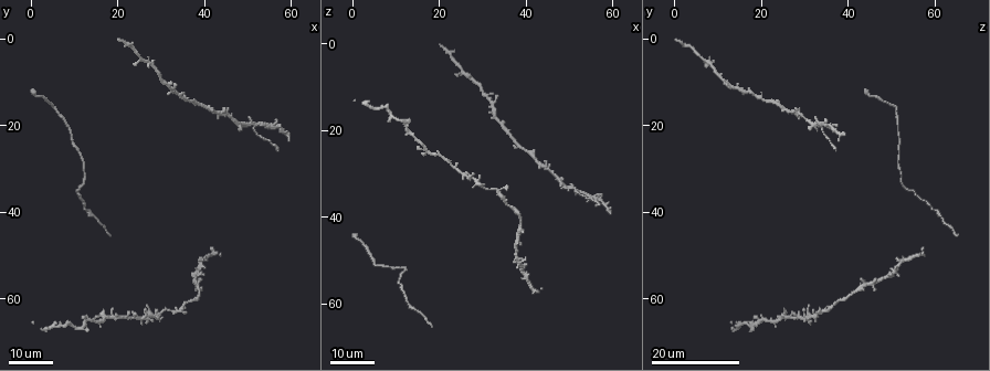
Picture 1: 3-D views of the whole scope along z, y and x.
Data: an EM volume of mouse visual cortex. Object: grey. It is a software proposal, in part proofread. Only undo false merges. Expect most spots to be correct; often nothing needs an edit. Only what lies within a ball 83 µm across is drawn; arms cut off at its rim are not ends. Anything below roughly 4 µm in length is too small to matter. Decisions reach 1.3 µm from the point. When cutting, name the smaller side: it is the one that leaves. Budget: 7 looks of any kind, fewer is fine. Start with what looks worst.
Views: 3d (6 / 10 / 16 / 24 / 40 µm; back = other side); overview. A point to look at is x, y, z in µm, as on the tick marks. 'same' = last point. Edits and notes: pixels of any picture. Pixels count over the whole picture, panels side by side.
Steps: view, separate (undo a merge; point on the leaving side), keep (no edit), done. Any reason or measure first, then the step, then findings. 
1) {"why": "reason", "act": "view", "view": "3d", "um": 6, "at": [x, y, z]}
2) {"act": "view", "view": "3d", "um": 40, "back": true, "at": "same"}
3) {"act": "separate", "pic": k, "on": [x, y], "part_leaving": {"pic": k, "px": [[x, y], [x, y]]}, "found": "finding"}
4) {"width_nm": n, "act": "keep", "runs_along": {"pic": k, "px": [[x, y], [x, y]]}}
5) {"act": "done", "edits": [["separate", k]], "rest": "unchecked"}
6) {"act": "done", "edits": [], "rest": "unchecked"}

{"why": "side arm on a straight run", "act": "view", "view": "3d", "um": 24, "at": [33.0, 62.5, 33.5]}

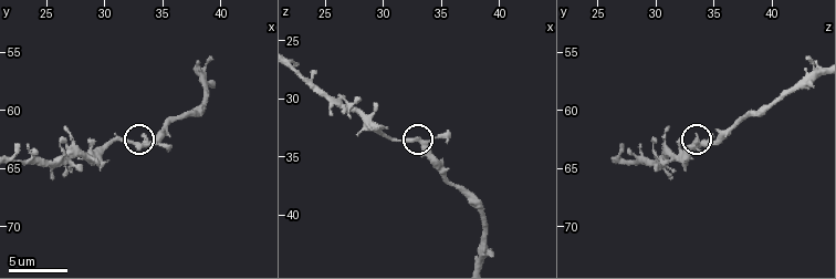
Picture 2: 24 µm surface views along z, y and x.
{"act": "view", "view": "3d", "um": 10, "at": [32.8, 62.8, 33.4]}

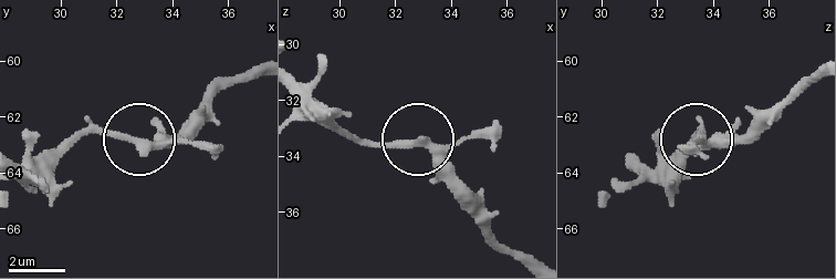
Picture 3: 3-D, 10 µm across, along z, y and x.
{"arms": 3, "act": "keep", "runs_along": {"pic": 3, "px": [[516, 260], [424, 146], [409, 140], [380, 146], [355, 142]]}, "found": "continuous, no second neuron"}

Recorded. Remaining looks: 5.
{"why": "two arms in line, one across", "act": "view", "view": "3d", "um": 24, "at": [11.0, 66.5, 18.0]}

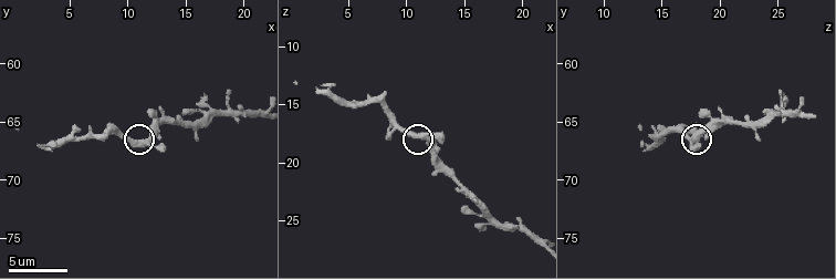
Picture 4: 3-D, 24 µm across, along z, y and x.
{"why": "zoom in", "act": "view", "view": "3d", "um": 10, "at": [11.0, 66.8, 17.8]}

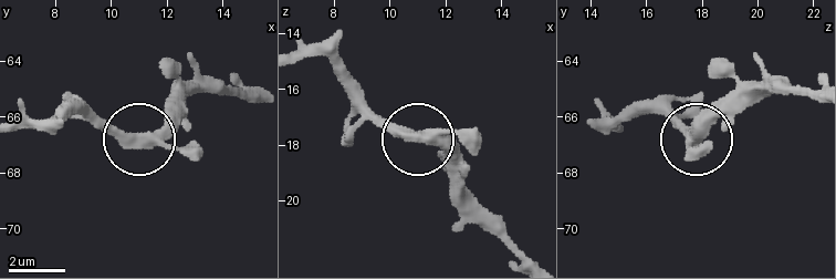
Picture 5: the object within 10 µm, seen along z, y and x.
{"arms": 3, "act": "keep", "found": "all the same neuron"}

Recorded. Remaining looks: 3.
{"why": "thick turns thin", "act": "view", "view": "3d", "um": 24, "at": [45.0, 18.0, 29.0]}

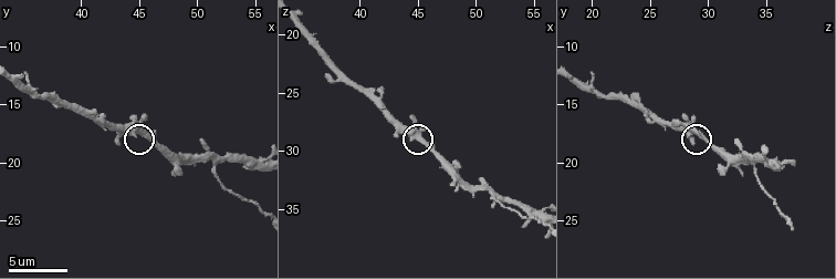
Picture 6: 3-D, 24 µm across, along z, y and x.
{"why": "closer look", "act": "view", "view": "3d", "um": 6, "at": [45.2, 17.4, 29.0]}

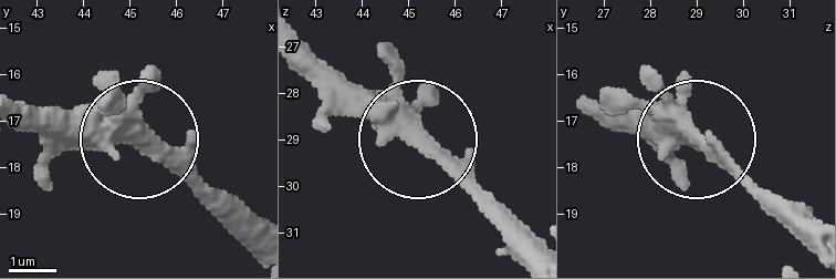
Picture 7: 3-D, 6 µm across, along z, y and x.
{"why": "other side", "act": "view", "view": "3d", "um": 6, "back": true, "at": [45.05, 17.35, 28.90]}

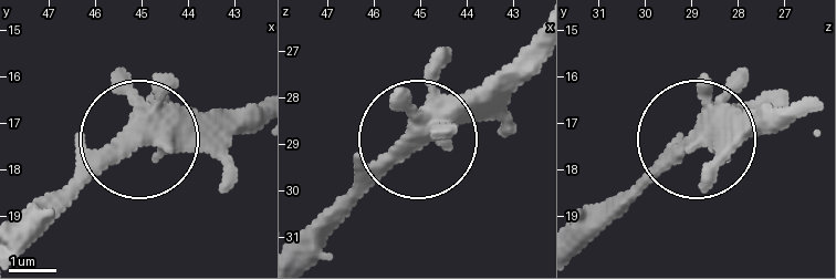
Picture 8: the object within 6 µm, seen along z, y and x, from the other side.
{"act": "keep", "found": "all the same neuron"}

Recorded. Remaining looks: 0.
{"act": "done", "edits": [], "rest": "unchecked"}

